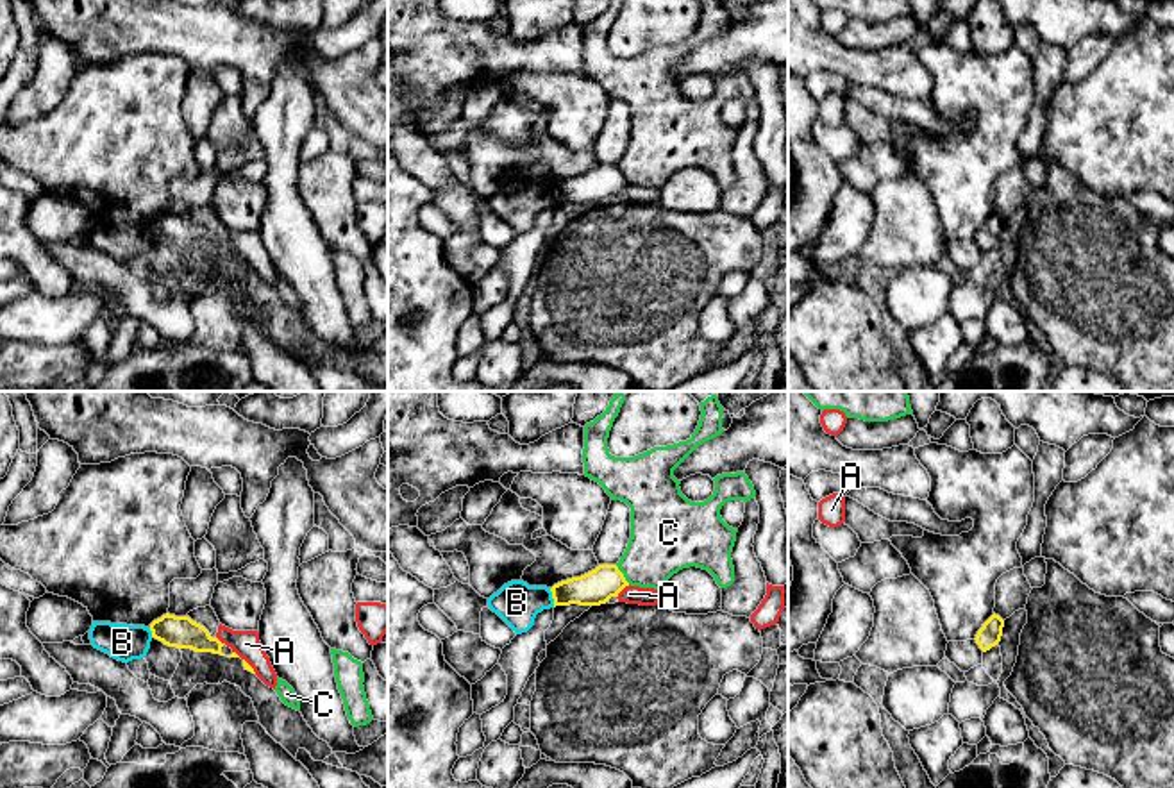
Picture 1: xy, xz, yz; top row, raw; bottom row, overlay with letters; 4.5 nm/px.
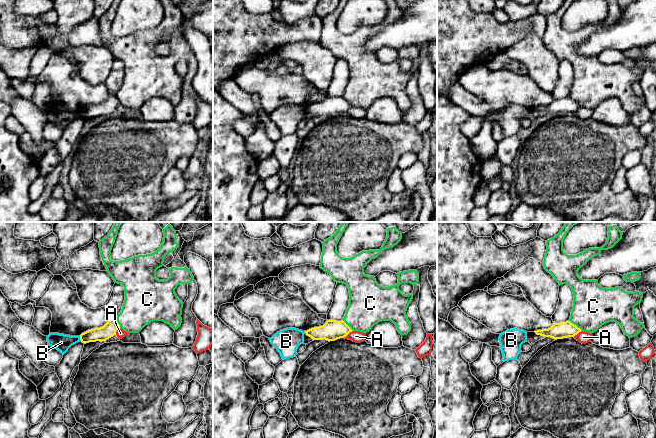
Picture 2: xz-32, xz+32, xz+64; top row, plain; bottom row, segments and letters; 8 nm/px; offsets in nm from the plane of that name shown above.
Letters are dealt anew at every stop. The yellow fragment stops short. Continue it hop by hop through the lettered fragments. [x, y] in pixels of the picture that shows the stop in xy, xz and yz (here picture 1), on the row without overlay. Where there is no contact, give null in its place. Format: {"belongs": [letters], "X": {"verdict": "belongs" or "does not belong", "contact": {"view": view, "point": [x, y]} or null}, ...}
{"belongs": [], "A": {"verdict": "does not belong", "contact": {"view": "xz", "point": [622, 188]}}, "B": {"verdict": "does not belong", "contact": {"view": "xz", "point": [553, 197]}}, "C": {"verdict": "does not belong", "contact": {"view": "xz", "point": [622, 174]}}}

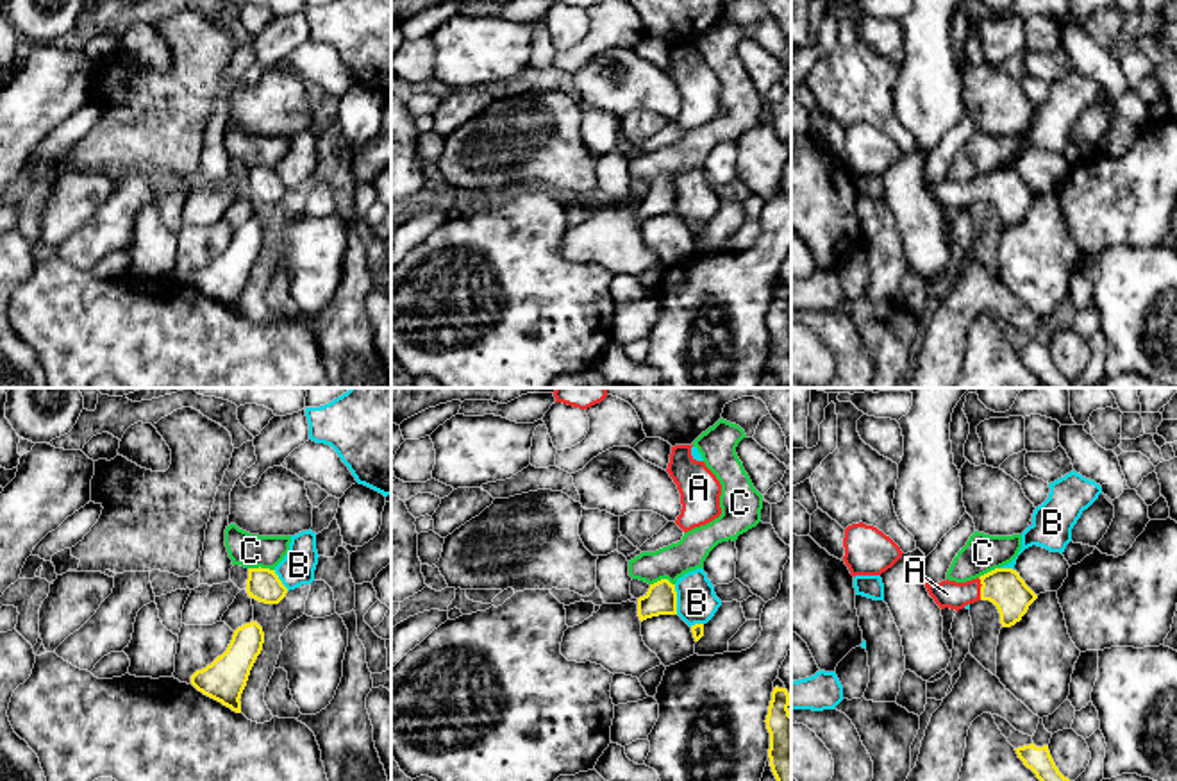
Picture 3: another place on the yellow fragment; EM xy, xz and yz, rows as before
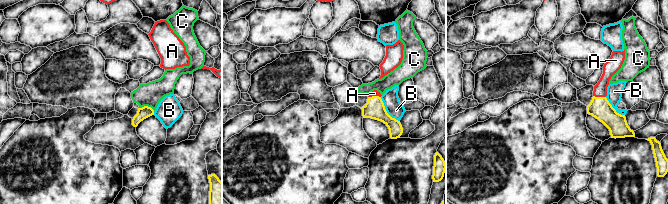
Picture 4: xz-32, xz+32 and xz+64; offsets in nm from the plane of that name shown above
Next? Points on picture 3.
{"belongs": ["A"], "A": {"verdict": "belongs", "contact": {"view": "yz", "point": [981, 188]}}, "B": {"verdict": "does not belong", "contact": {"view": "xz", "point": [676, 199]}}, "C": {"verdict": "does not belong", "contact": {"view": "xy", "point": [259, 167]}}}

